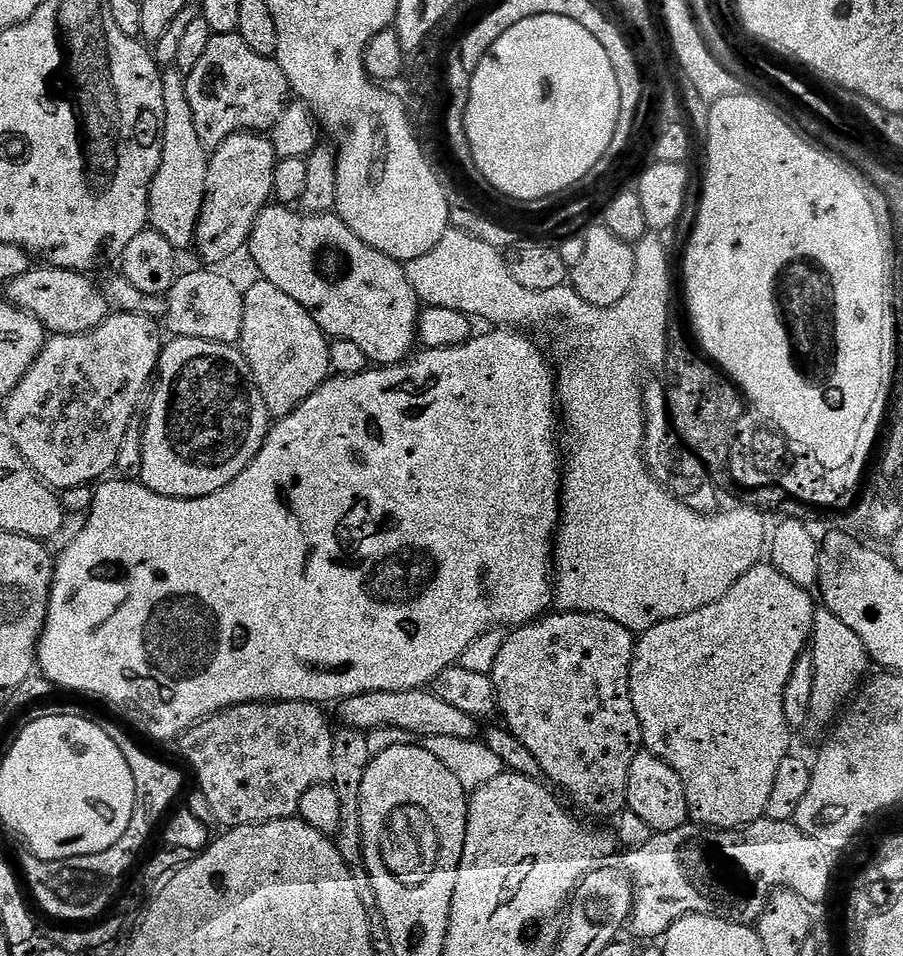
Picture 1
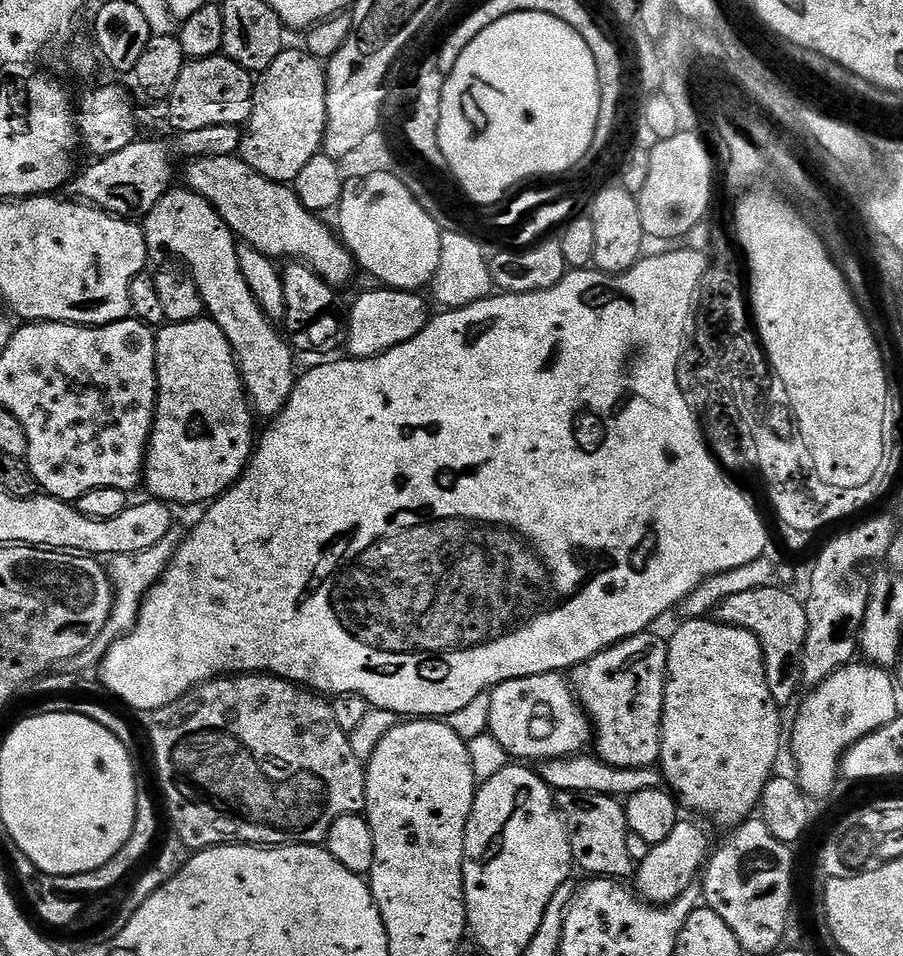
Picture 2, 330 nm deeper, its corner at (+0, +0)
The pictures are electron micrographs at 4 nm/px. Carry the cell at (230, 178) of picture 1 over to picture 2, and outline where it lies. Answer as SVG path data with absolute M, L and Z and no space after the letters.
M303 50L280 52L272 65L265 72L259 73L254 84L250 111L252 113L248 116L248 125L243 125L240 137L240 159L267 180L291 185L298 178L298 174L302 174L306 162L310 162L310 158L314 158L322 148L326 120L325 65Z

